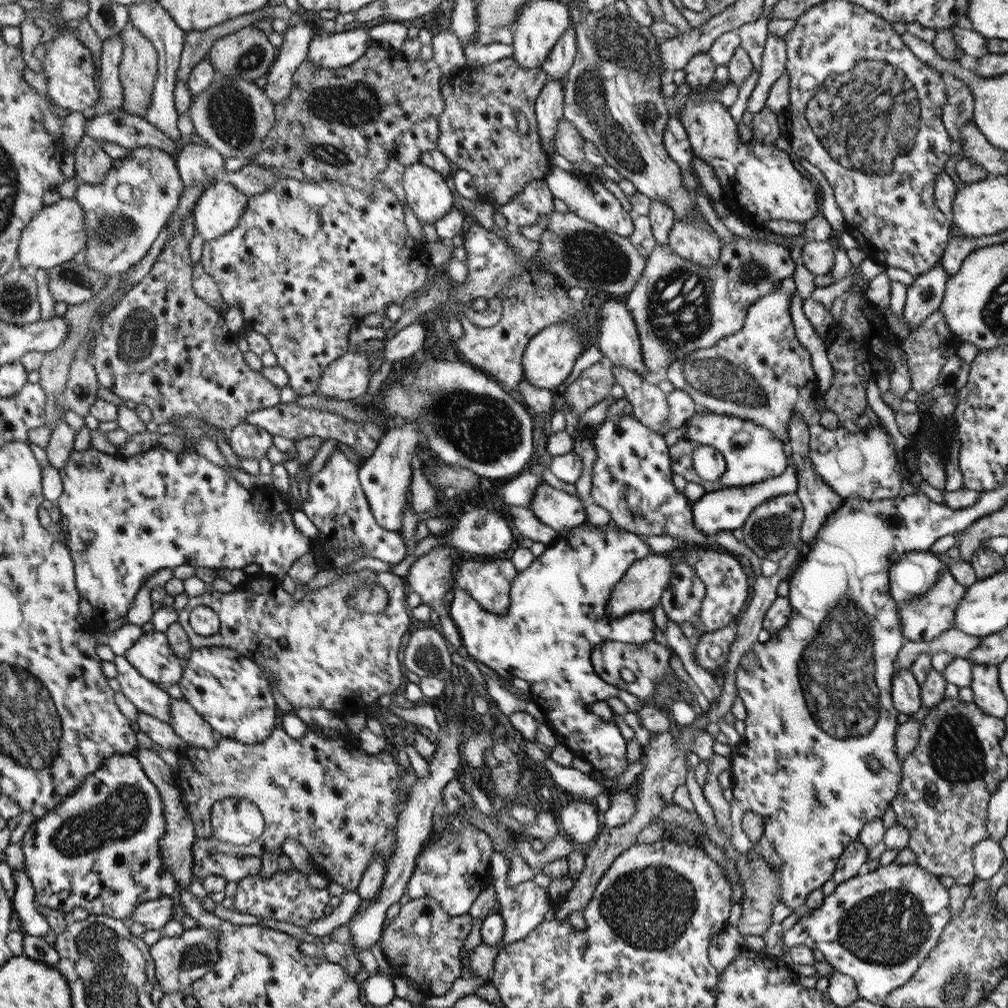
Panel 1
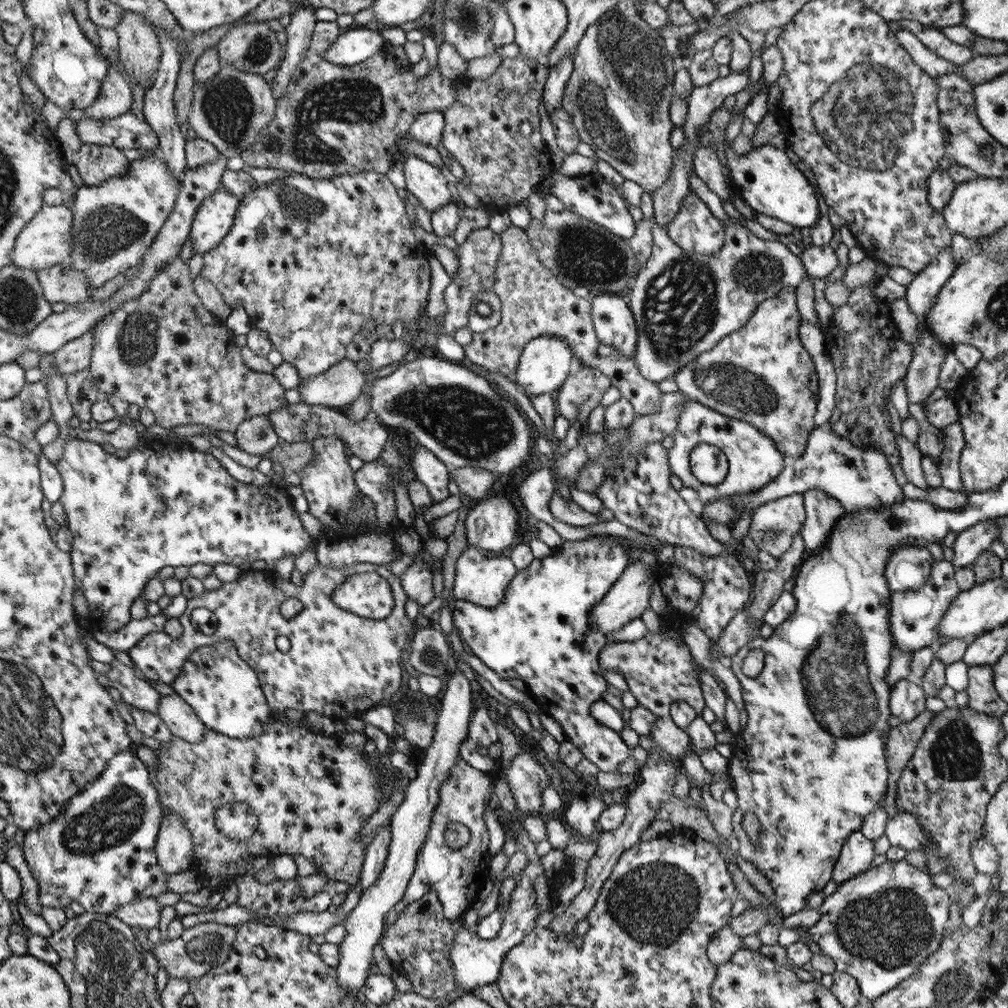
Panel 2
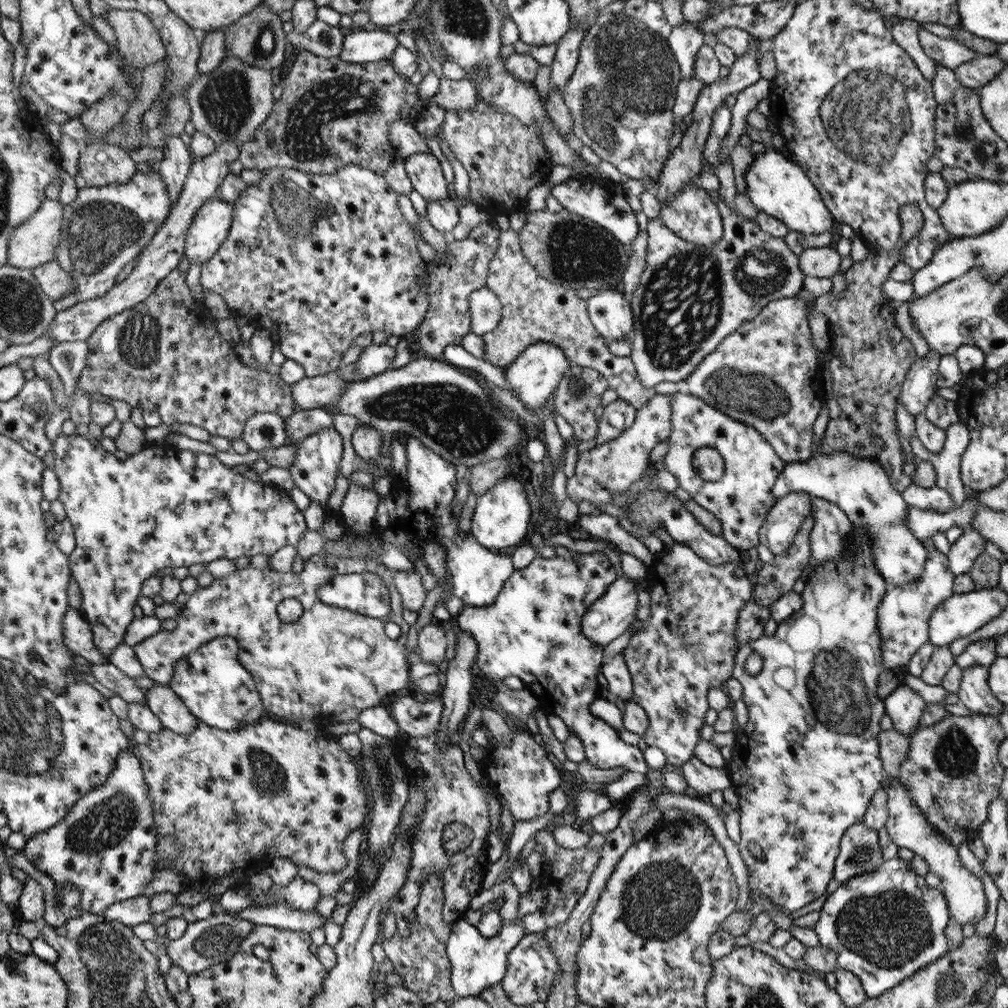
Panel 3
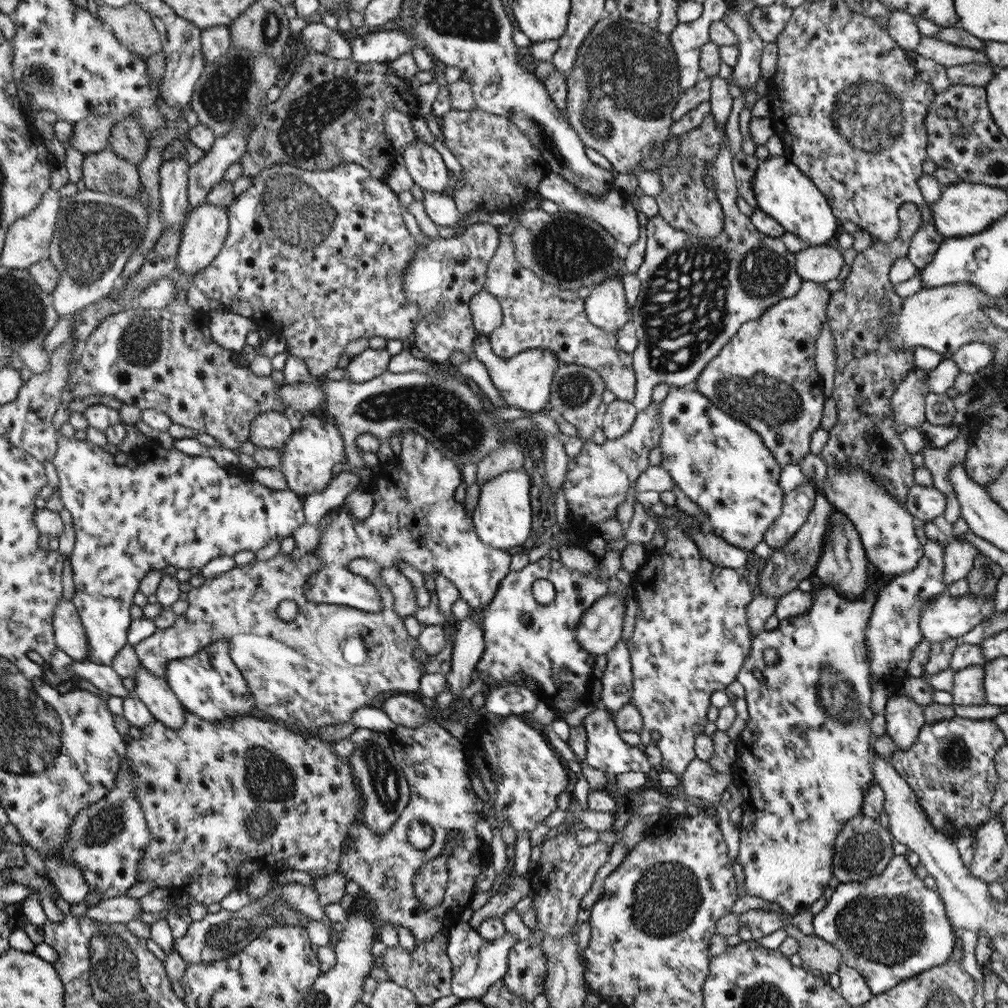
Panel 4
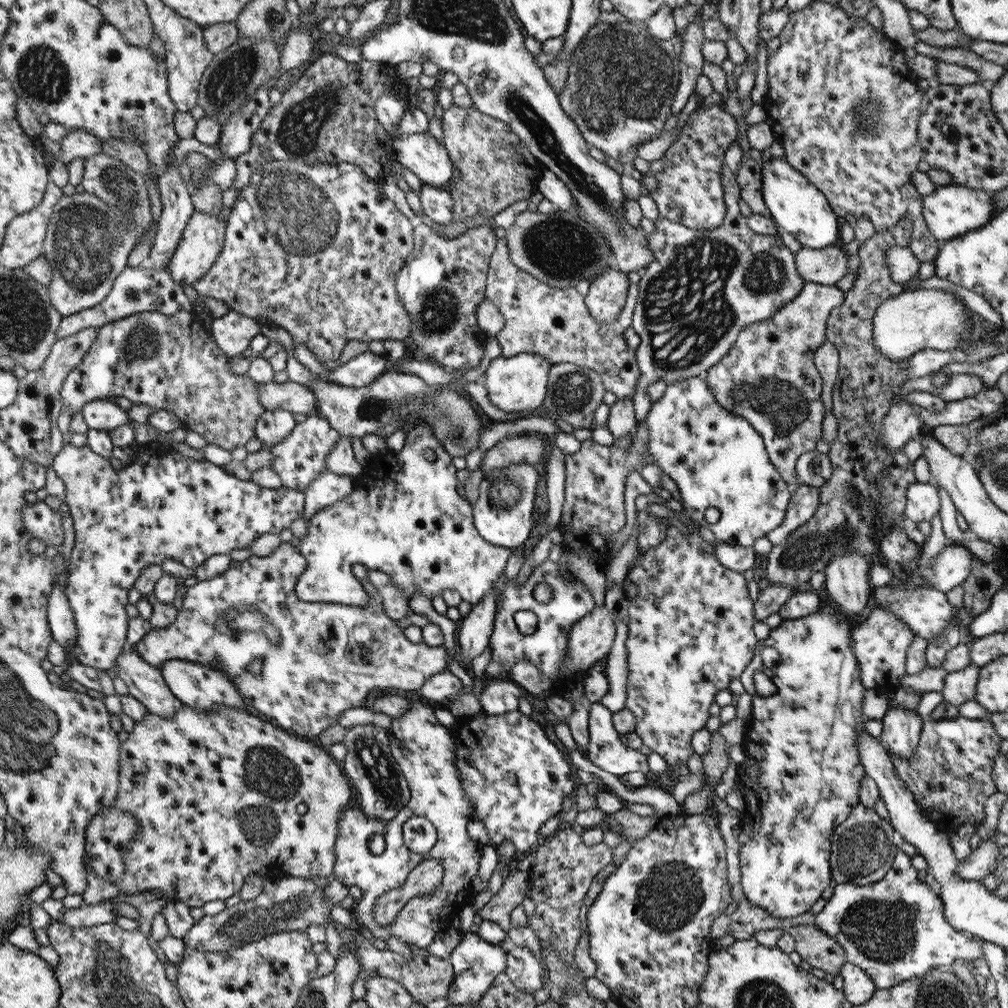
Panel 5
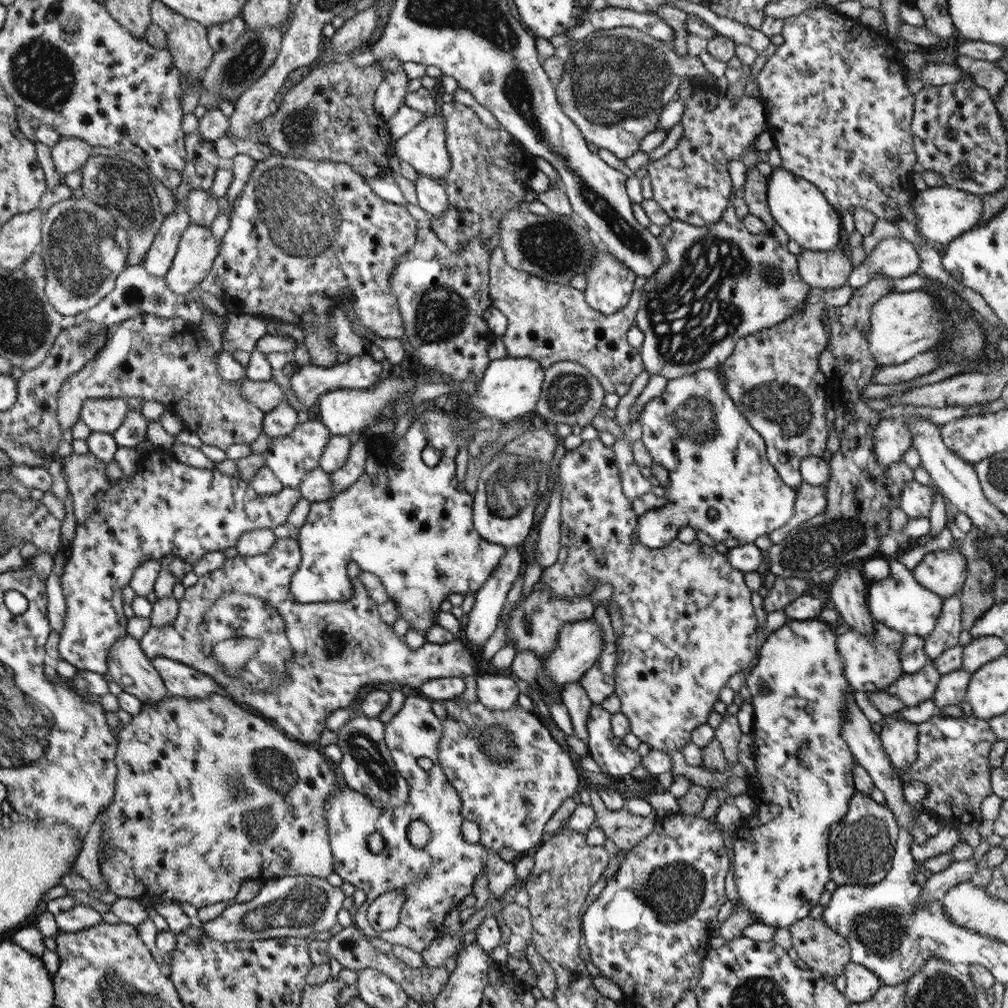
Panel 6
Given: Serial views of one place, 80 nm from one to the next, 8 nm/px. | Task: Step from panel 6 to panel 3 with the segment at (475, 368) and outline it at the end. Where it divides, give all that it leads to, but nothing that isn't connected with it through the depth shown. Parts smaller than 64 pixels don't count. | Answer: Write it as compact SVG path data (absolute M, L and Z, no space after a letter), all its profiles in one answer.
M493 222L479 224L470 231L470 234L462 241L448 239L447 250L448 256L444 259L438 257L438 263L426 263L424 273L420 273L418 284L423 284L422 292L428 299L428 312L424 321L420 324L418 333L418 342L426 356L434 359L442 359L444 348L447 344L461 344L463 336L471 331L471 310L470 296L480 288L487 287L488 268L496 251L498 251L501 231Z

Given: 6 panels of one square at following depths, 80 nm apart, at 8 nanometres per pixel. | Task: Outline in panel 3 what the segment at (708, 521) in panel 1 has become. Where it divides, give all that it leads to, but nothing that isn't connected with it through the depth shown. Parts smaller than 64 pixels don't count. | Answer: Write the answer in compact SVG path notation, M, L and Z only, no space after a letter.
M821 447L805 461L789 462L780 472L771 494L780 498L790 492L807 492L840 507L850 523L864 528L871 538L873 559L879 573L888 586L915 582L924 572L928 551L908 529L906 523L908 503L901 491L896 490L882 463L866 457L849 455L847 452L825 453Z

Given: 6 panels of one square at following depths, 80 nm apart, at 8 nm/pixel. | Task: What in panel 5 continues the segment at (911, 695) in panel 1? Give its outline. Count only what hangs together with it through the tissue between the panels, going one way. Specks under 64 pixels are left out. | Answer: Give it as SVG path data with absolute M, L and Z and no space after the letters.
M890 707L887 713L881 719L884 728L882 729L882 736L880 736L880 742L889 752L894 754L894 758L900 758L900 760L906 760L910 758L916 748L920 744L920 734L922 733L924 719L920 713L917 713L914 709L904 709L903 707Z

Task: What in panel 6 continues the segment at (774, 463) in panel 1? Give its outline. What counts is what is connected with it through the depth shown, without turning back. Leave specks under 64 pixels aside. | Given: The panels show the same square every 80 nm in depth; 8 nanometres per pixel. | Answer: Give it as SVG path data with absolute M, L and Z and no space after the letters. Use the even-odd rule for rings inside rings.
M706 369L703 371L694 372L693 374L688 374L682 376L678 379L673 379L668 381L664 393L661 397L656 397L654 400L648 401L640 415L641 422L641 439L644 442L650 456L653 458L653 462L664 466L669 472L670 485L666 489L666 500L668 503L657 509L650 509L646 511L643 515L639 516L638 524L638 538L639 541L648 548L662 548L668 546L671 540L677 538L678 531L683 527L690 527L693 530L697 527L699 530L709 534L716 542L720 541L727 548L734 548L737 546L744 546L745 544L752 544L755 540L764 534L769 534L778 528L781 528L784 524L788 523L794 512L794 501L796 500L797 489L784 484L784 481L780 478L778 472L767 457L767 450L765 445L765 440L760 436L759 432L756 432L752 425L744 418L744 415L736 408L732 399L728 397L724 385L722 385L722 377L720 377L720 372L716 372L715 369ZM714 508L718 511L717 520L709 520L708 510Z

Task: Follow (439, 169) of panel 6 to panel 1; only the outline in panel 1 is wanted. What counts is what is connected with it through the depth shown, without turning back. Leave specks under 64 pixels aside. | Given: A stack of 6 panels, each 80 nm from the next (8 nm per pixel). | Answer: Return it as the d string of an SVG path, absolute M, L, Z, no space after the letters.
M421 162L405 167L403 187L407 204L420 222L433 225L453 209L454 198L444 179L434 168Z

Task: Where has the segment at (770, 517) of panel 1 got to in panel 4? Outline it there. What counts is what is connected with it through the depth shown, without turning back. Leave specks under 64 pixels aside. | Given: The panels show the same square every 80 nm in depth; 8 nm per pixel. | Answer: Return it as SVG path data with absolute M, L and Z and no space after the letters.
M808 482L785 493L782 512L774 524L764 531L763 541L773 550L784 547L793 534L807 522L816 495L816 488Z

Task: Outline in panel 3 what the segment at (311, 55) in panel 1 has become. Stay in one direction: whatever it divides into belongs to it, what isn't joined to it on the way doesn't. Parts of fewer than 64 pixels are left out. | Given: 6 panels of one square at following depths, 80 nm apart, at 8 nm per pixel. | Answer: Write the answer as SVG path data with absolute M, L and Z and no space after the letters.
M371 26L362 28L359 31L347 34L342 42L342 51L339 59L349 63L371 63L384 59L390 59L392 53L400 46L400 41L396 41L396 36L388 31L371 30Z

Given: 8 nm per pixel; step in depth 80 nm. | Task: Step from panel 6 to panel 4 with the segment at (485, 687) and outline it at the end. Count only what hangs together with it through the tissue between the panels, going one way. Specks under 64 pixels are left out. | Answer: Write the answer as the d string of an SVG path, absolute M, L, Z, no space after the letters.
M493 683L486 697L488 711L499 716L512 714L525 715L532 712L538 701L538 696L529 688L522 685L511 685L510 683Z

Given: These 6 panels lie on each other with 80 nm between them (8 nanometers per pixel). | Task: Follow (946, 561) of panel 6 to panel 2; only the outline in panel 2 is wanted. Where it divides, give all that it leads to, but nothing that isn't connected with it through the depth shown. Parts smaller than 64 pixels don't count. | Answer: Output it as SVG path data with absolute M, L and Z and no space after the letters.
M994 519L978 522L971 528L957 534L957 540L952 550L955 552L951 561L955 567L968 567L981 555L981 552L990 548L993 541L998 540L1000 528Z

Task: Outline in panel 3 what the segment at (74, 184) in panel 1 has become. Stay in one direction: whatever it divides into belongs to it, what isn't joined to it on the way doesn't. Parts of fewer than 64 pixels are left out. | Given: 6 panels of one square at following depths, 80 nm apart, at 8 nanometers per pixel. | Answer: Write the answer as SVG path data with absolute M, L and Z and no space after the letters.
M107 141L83 145L78 161L78 172L84 177L88 186L124 184L135 175L136 171L136 164L120 146L110 145Z

